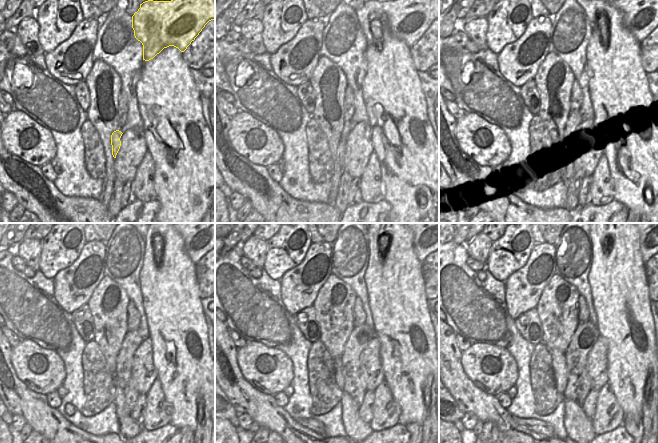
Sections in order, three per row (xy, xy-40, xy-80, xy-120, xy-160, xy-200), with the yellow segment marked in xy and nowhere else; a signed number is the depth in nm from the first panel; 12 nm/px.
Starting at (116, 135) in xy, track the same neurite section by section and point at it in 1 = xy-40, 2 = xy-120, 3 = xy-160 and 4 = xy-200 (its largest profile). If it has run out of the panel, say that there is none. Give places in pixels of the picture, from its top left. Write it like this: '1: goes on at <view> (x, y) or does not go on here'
1: goes on at xy-40 (340, 152)
2: goes on at xy-120 (128, 426)
3: goes on at xy-160 (354, 426)
4: goes on at xy-200 (578, 426)

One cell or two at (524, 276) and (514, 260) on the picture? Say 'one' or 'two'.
two

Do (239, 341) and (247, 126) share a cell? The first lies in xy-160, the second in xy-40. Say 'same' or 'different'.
different

